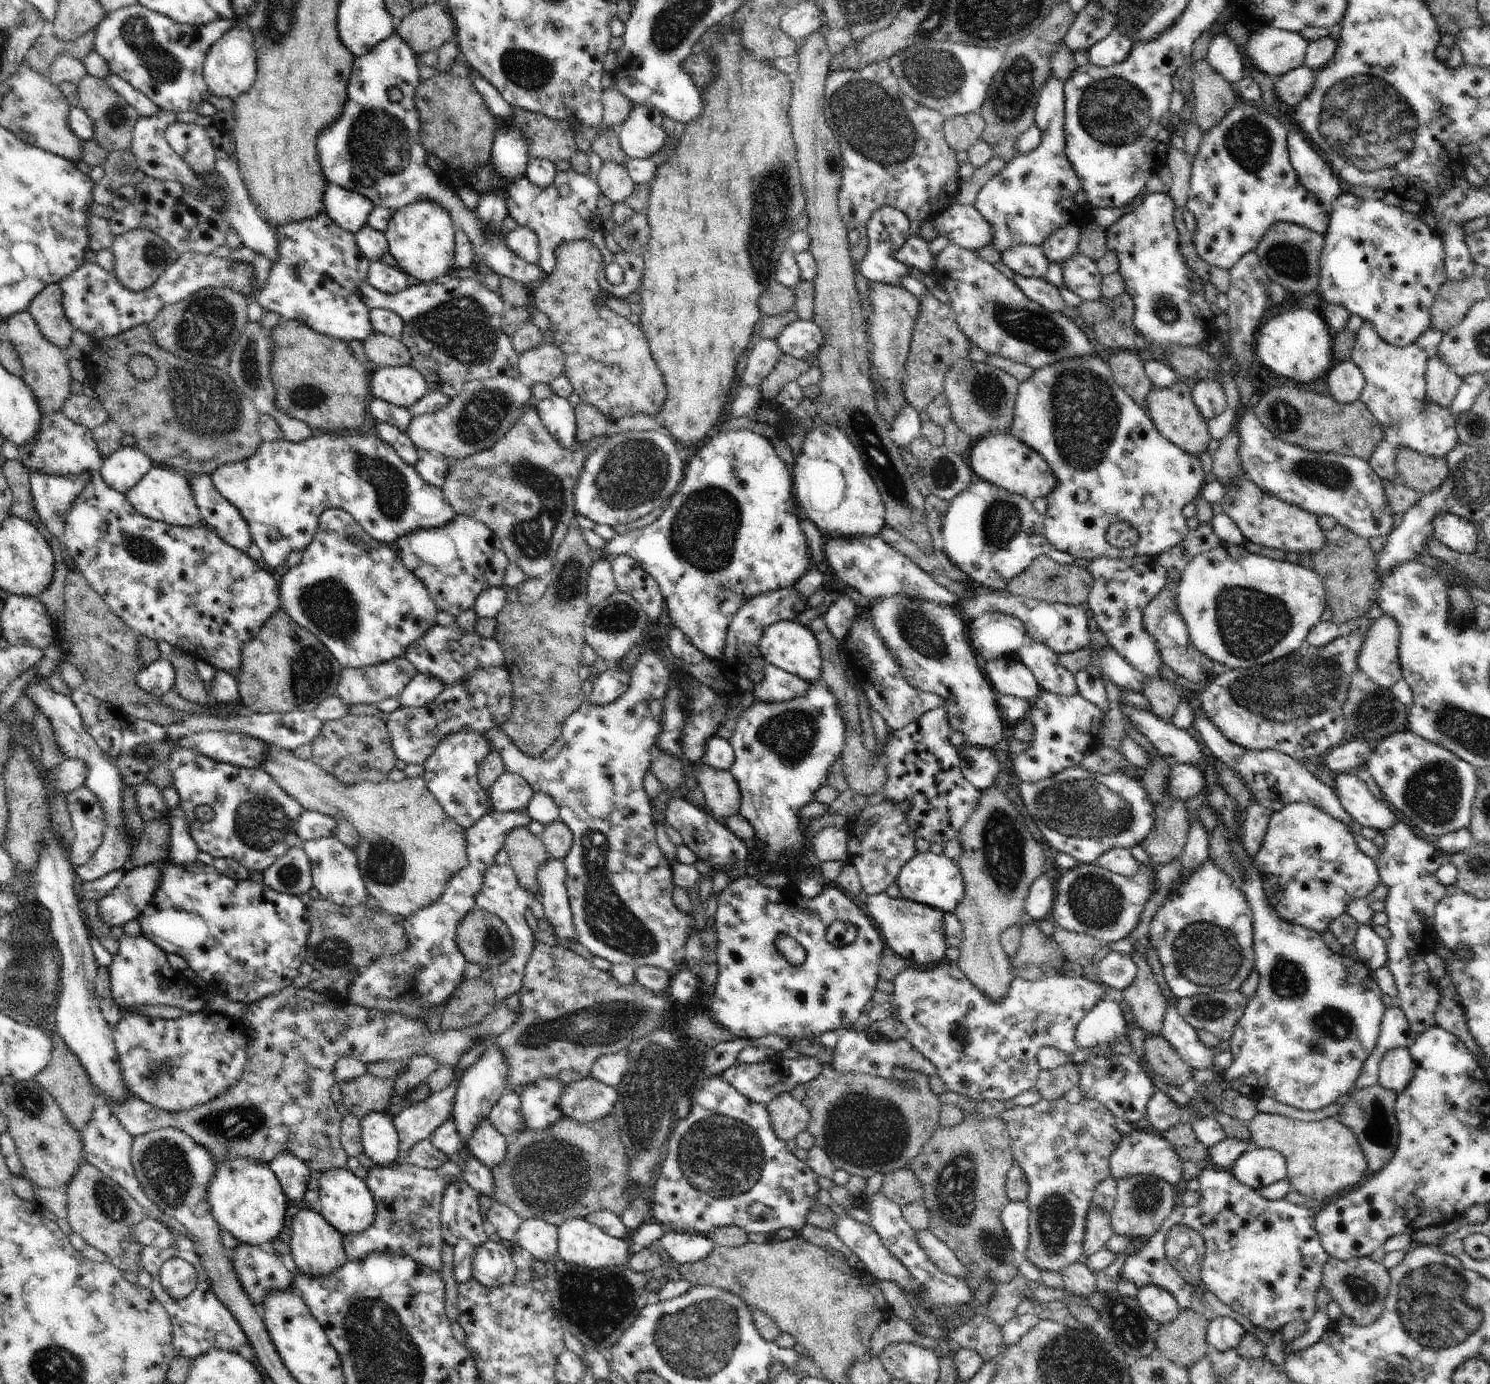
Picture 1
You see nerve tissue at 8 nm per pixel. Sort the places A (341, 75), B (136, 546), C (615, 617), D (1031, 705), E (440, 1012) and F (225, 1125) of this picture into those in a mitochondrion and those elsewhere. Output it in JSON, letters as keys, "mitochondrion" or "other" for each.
{"A":"other","B":"mitochondrion","C":"mitochondrion","D":"other","E":"other","F":"mitochondrion"}

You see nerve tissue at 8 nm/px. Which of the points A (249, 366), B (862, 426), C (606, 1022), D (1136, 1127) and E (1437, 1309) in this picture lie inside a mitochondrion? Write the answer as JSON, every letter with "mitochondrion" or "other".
{"A":"mitochondrion","B":"mitochondrion","C":"mitochondrion","D":"other","E":"mitochondrion"}

